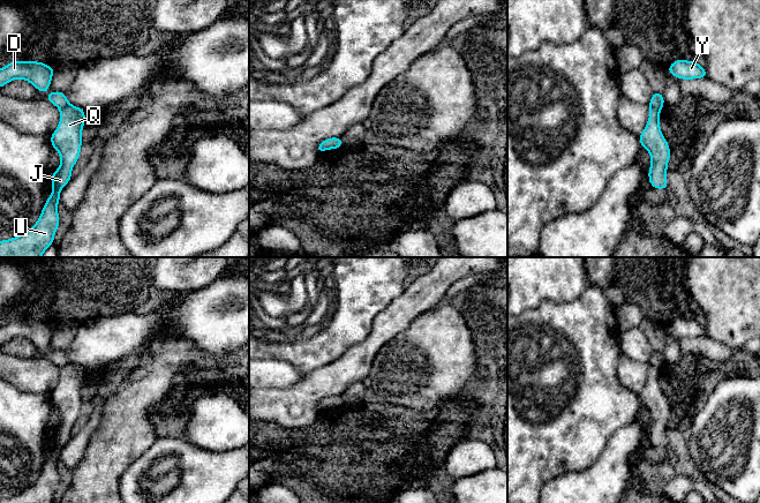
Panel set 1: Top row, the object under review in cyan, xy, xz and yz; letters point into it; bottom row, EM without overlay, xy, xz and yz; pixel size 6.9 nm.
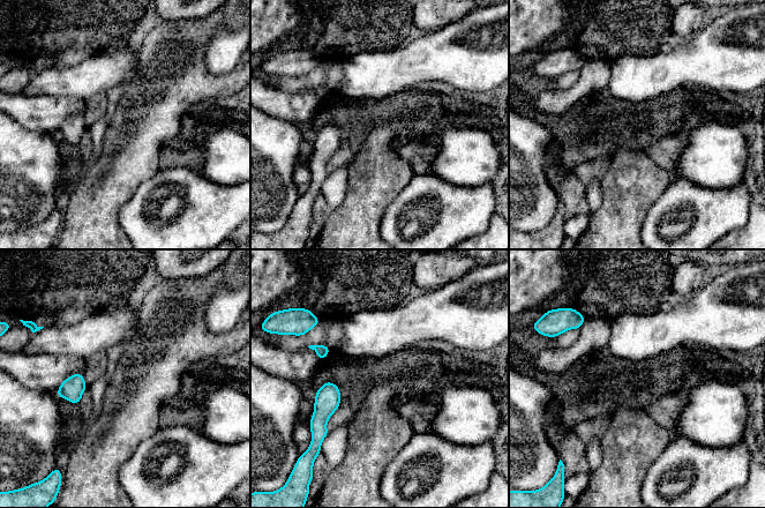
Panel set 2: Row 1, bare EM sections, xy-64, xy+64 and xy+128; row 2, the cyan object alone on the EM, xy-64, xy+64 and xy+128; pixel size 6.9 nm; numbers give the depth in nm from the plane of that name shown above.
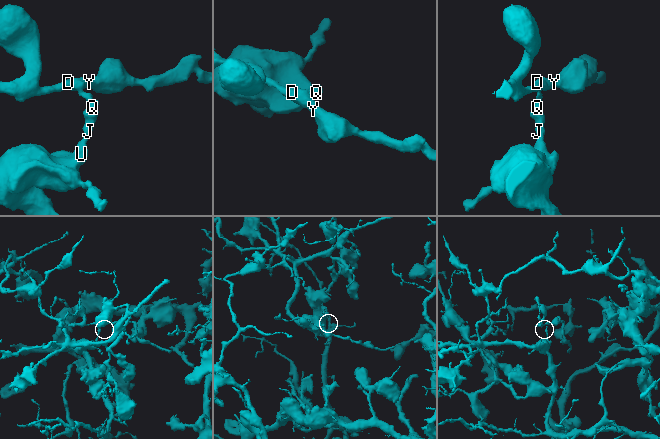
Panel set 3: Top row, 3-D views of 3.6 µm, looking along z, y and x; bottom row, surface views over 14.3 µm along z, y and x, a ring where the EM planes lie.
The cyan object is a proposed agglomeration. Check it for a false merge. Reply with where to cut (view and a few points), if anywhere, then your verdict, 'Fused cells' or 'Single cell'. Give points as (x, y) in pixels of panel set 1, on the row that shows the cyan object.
Split along yz (649, 106), (659, 111). Fused cells

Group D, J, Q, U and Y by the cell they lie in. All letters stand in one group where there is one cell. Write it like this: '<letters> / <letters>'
D Y / J Q U

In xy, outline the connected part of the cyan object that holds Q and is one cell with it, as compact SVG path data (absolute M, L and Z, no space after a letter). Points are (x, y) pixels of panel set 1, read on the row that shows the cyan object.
M69 105L60 111L60 121L50 137L60 155L60 166L51 175L53 190L46 200L36 224L24 233L0 241L0 257L42 257L53 245L59 227L60 192L72 179L72 170L81 155L85 111Z

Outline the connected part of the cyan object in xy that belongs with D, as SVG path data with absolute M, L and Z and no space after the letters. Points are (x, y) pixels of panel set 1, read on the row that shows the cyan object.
M10 61L0 68L0 89L10 81L21 78L31 83L38 91L46 92L51 85L54 68L39 61Z

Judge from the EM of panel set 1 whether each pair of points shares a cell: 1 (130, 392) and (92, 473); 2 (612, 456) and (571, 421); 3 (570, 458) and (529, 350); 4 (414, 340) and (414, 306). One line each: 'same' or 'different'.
1: same
2: different
3: same
4: different

